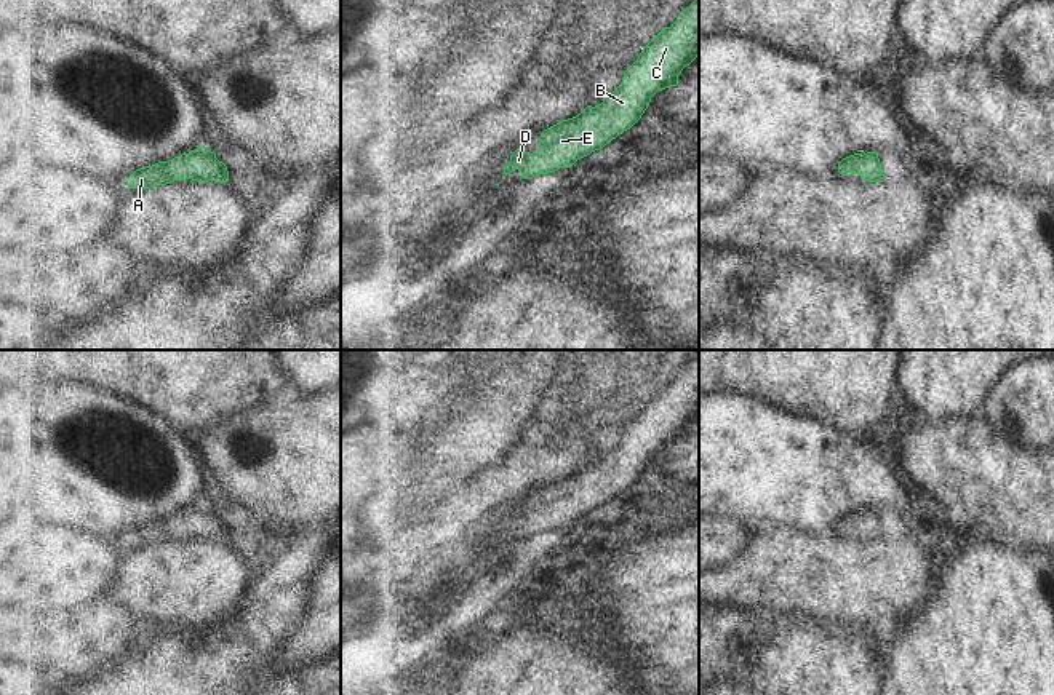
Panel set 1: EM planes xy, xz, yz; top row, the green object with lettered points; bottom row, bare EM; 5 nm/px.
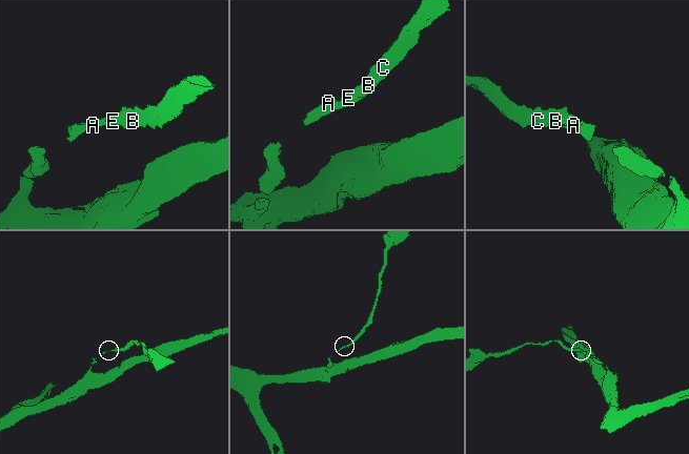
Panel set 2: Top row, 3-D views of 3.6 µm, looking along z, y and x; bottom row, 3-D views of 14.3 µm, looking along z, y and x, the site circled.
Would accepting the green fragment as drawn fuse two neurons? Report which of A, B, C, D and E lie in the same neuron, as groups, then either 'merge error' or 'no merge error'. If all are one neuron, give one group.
groups A B C D E; no merge error

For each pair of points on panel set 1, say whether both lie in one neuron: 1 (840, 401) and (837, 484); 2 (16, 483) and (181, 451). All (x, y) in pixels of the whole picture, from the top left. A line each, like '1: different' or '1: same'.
1: different
2: same

